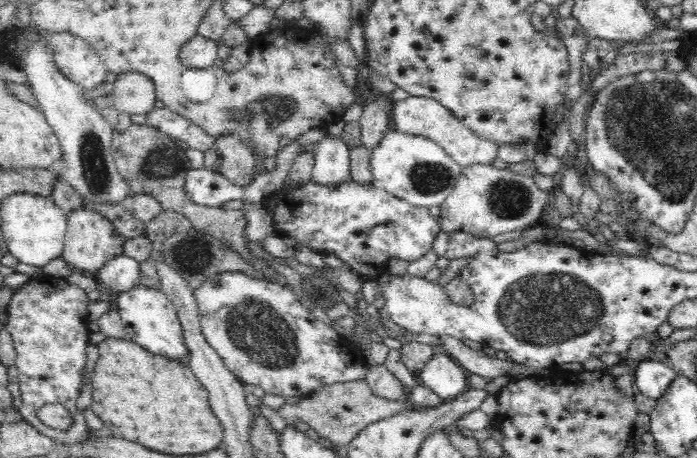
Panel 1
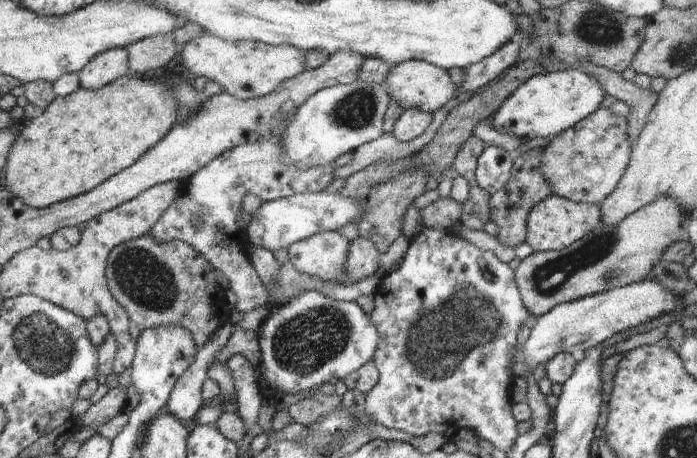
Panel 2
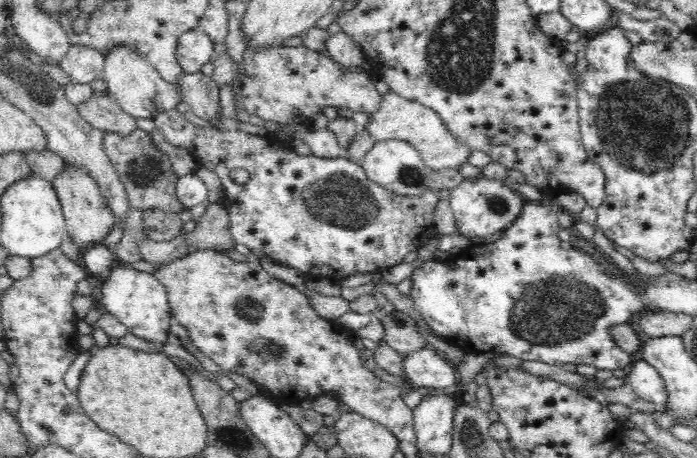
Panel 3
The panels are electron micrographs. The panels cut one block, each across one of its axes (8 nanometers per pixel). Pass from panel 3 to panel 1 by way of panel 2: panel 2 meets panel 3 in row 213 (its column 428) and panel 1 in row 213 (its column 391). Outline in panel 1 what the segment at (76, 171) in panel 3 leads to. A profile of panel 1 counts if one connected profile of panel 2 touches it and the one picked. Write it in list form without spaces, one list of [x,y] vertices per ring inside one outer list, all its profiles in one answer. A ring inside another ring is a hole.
[[[78,208],[68,214],[68,226],[66,226],[66,236],[64,236],[64,258],[68,266],[72,266],[78,272],[88,272],[94,276],[102,266],[108,266],[108,262],[120,254],[124,254],[124,242],[128,238],[120,236],[116,226],[104,218],[102,214],[94,212],[92,208]]]

